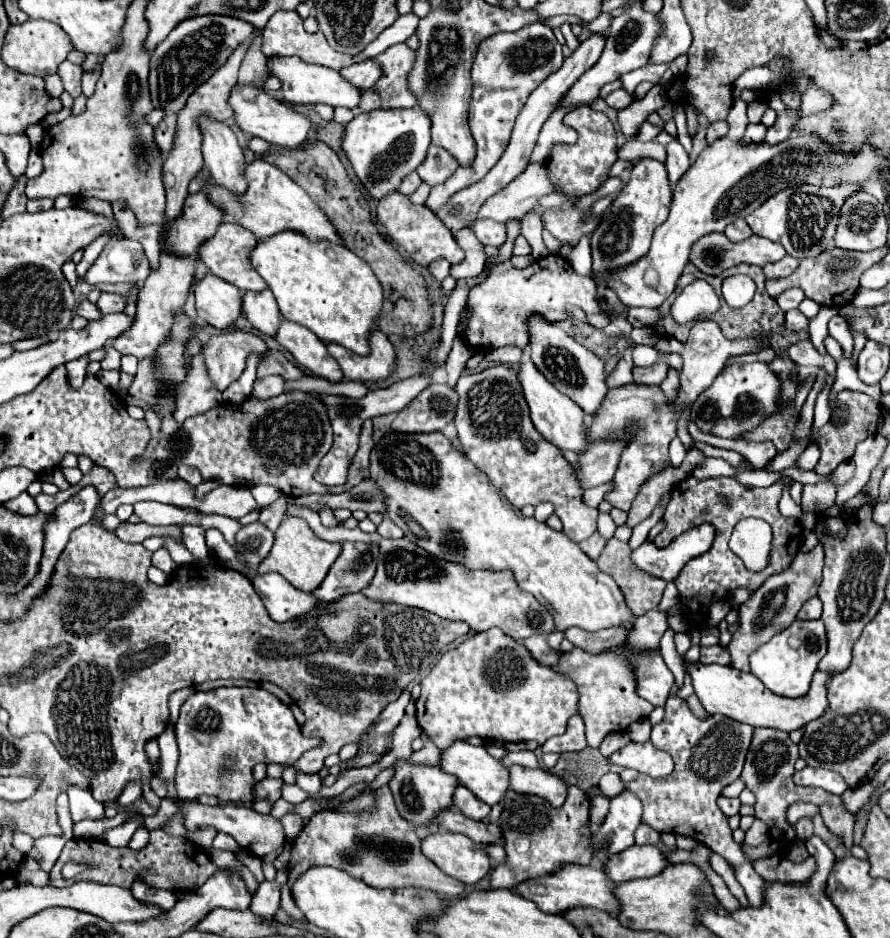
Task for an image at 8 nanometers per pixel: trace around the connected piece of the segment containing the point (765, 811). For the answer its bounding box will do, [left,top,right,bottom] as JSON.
[741,729,843,841]

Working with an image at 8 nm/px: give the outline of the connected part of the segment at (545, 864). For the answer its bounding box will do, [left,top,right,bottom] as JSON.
[491,787,591,889]

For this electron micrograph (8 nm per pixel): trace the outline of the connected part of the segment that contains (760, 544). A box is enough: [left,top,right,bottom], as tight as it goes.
[729,518,771,571]

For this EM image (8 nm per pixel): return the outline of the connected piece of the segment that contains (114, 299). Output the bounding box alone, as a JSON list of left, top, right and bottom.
[97,293,125,315]

